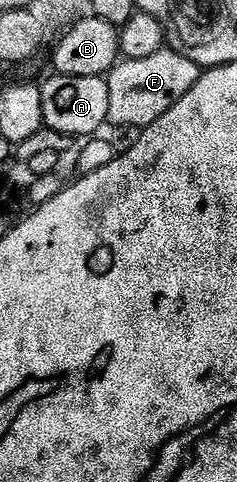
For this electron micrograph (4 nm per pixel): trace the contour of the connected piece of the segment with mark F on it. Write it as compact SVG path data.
M165 49L154 53L154 57L124 59L108 72L106 78L110 89L110 113L108 123L116 127L149 127L166 109L170 109L192 86L200 80L202 68L190 57L177 51Z

